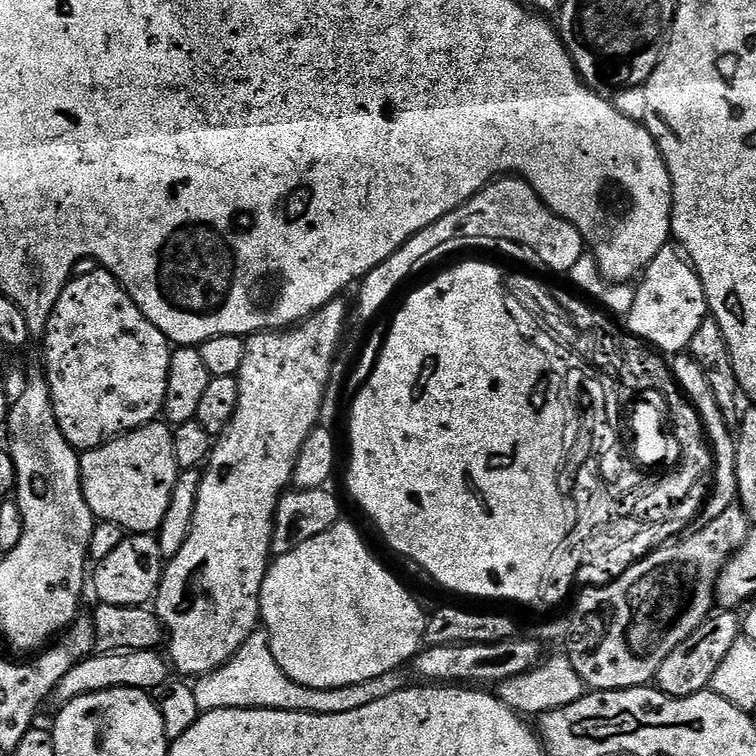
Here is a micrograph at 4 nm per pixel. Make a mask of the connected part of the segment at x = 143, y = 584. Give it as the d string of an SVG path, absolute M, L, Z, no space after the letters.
M128 534L116 549L95 565L96 573L93 576L91 573L90 584L91 587L92 584L96 587L96 600L100 604L113 604L118 607L144 606L156 595L164 566L160 541L155 535Z

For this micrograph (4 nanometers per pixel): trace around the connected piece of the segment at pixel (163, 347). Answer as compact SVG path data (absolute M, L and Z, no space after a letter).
M95 270L96 272L84 272L73 275L60 291L58 302L52 307L52 315L48 318L48 330L42 337L44 343L44 360L42 367L48 377L48 390L52 395L52 409L56 415L58 426L62 430L64 437L72 443L72 447L77 450L87 450L102 444L113 436L123 436L125 432L132 432L135 428L140 428L143 424L151 424L163 413L164 399L166 398L166 382L170 374L170 358L172 357L173 345L138 310L138 306L130 298L130 294L115 280L111 272Z

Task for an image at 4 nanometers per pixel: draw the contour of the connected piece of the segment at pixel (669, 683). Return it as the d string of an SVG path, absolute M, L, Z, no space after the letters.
M716 610L708 619L686 638L672 653L658 666L654 684L661 692L668 696L689 696L705 691L711 685L715 671L722 665L726 654L729 654L731 647L742 636L742 620L739 615L732 610Z

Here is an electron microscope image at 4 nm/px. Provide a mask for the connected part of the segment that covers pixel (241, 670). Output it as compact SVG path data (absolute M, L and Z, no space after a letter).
M262 630L252 632L242 642L240 649L218 670L207 672L192 684L194 702L198 702L201 713L227 708L269 708L283 712L305 712L306 714L347 714L349 710L362 710L378 698L400 692L406 686L405 673L397 670L387 672L370 682L354 682L354 686L337 688L311 688L294 682L278 666L268 645L268 635Z

